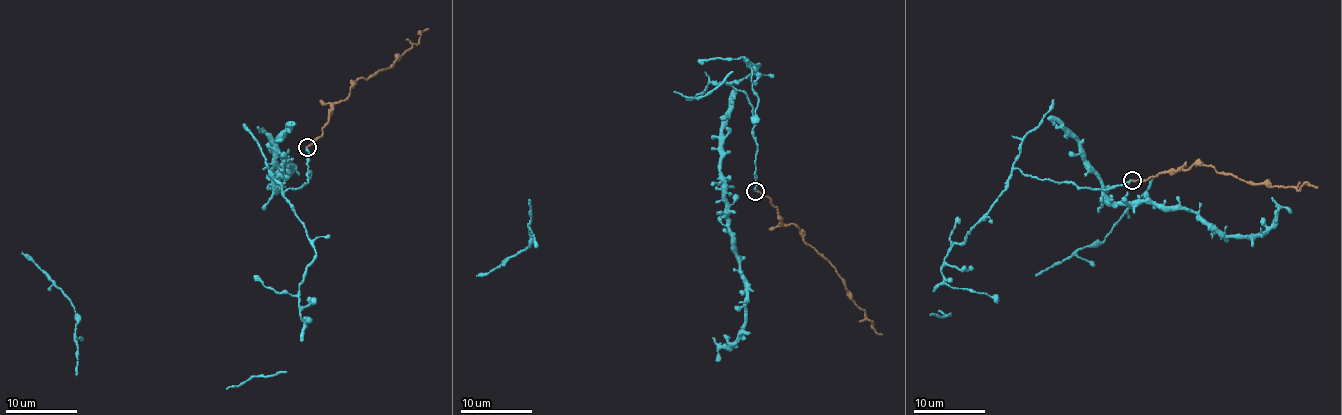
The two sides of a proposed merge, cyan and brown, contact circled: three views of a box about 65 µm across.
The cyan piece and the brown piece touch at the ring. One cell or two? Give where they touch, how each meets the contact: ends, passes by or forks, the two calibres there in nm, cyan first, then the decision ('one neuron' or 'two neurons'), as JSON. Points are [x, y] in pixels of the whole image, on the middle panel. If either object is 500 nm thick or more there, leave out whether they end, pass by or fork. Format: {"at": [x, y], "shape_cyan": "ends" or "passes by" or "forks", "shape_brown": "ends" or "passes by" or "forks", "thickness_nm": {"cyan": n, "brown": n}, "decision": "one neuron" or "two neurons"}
{"at": [755, 191], "shape_cyan": "ends", "shape_brown": "ends", "thickness_nm": {"cyan": 220, "brown": 160}, "decision": "one neuron"}

